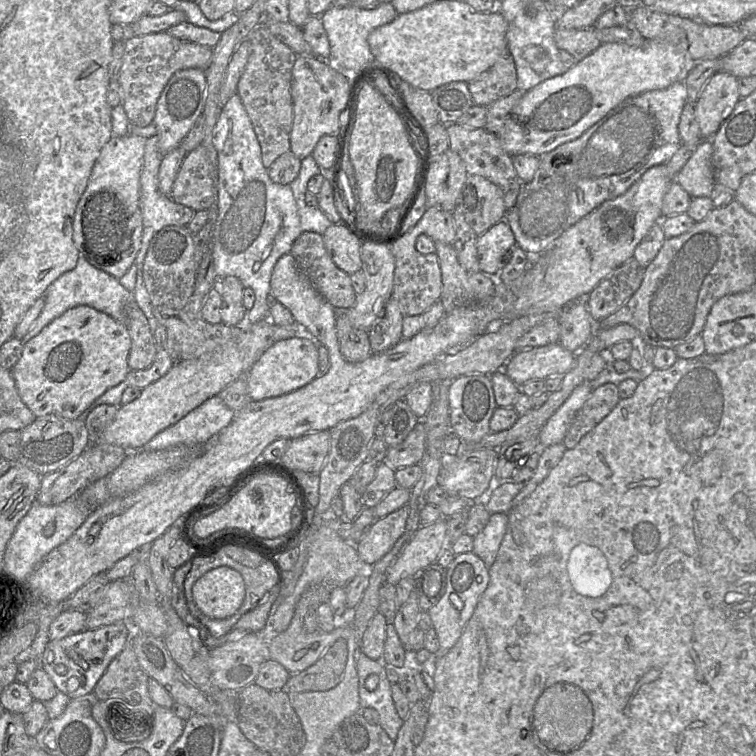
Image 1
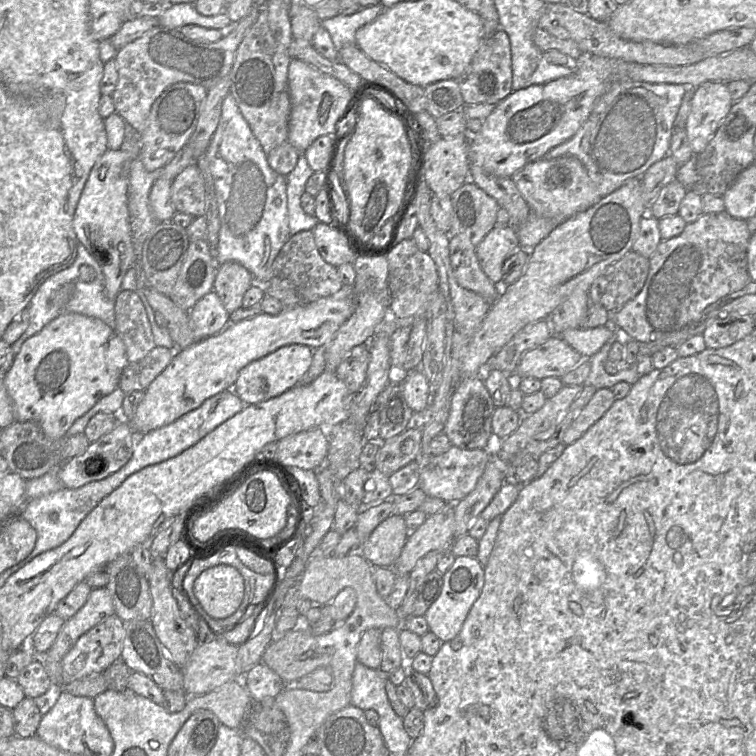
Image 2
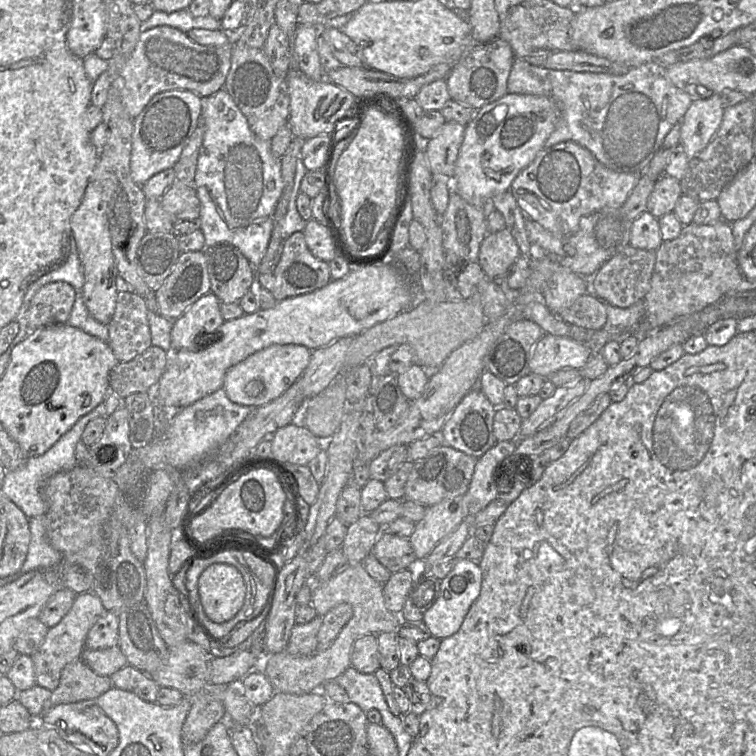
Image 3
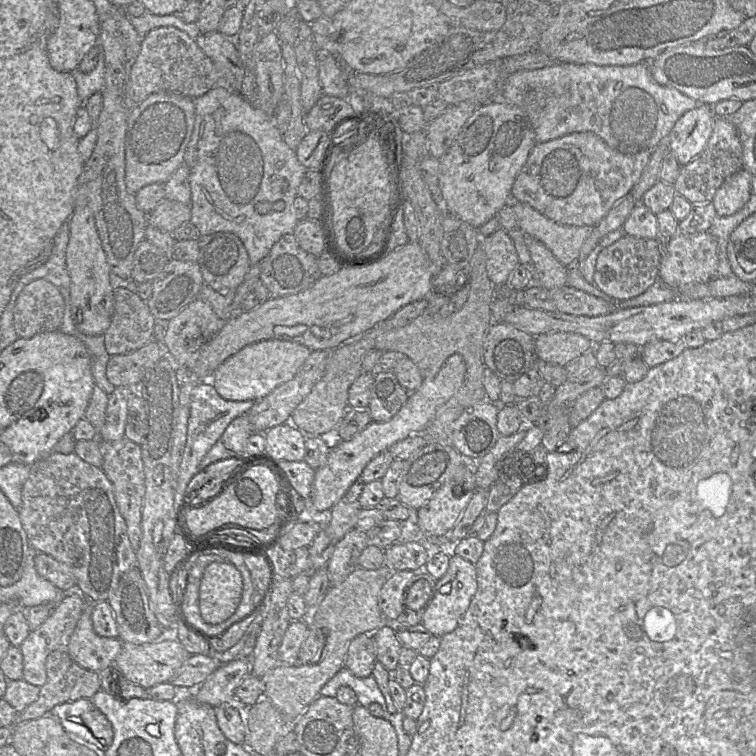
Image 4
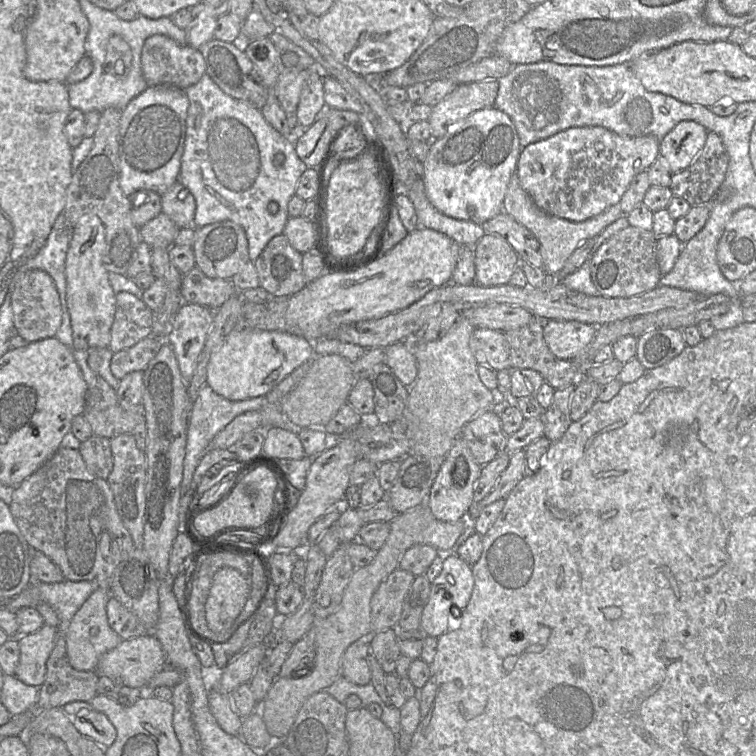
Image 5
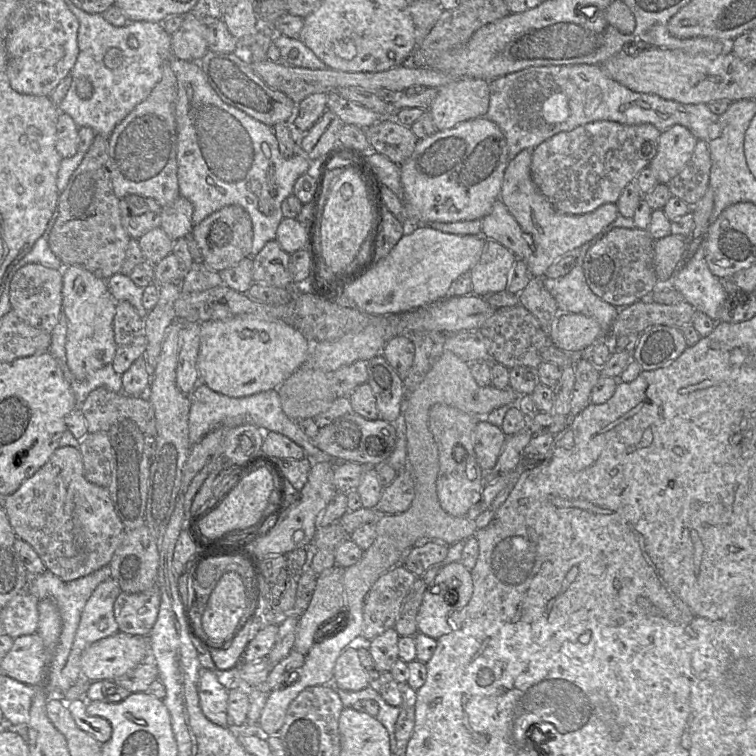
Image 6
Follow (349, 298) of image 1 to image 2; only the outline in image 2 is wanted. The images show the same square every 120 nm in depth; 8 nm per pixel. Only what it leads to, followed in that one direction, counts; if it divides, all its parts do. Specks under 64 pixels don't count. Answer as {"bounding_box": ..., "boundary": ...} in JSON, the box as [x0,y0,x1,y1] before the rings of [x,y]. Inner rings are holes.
{"bounding_box":[273,230,343,302],"boundary":[[[312,230],[300,231],[290,236],[273,262],[274,276],[286,279],[303,302],[331,296],[343,287],[337,268],[327,263],[320,255]]]}

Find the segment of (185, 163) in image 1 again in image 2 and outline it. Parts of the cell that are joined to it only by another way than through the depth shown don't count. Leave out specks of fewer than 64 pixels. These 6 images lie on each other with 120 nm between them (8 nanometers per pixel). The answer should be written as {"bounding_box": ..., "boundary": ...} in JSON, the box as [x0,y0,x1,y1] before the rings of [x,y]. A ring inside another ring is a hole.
{"bounding_box":[171,163,205,217],"boundary":[[[196,163],[187,166],[172,181],[171,200],[176,212],[194,217],[205,216],[204,181]]]}

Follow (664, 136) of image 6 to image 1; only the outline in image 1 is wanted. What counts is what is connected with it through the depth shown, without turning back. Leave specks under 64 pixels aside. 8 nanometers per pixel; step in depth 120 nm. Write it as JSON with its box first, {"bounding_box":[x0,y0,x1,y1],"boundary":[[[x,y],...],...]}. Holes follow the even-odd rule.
{"bounding_box":[695,72,741,140],"boundary":[[[717,72],[703,87],[695,102],[695,114],[702,140],[710,140],[741,99],[738,78]]]}

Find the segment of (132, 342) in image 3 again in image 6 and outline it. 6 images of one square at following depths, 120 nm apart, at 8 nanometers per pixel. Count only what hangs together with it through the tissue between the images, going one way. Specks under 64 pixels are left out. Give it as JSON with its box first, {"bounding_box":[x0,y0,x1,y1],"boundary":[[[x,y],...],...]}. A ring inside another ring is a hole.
{"bounding_box":[113,301,144,346],"boundary":[[[128,301],[116,302],[113,319],[114,340],[117,346],[129,344],[137,335],[144,334],[144,319]]]}

